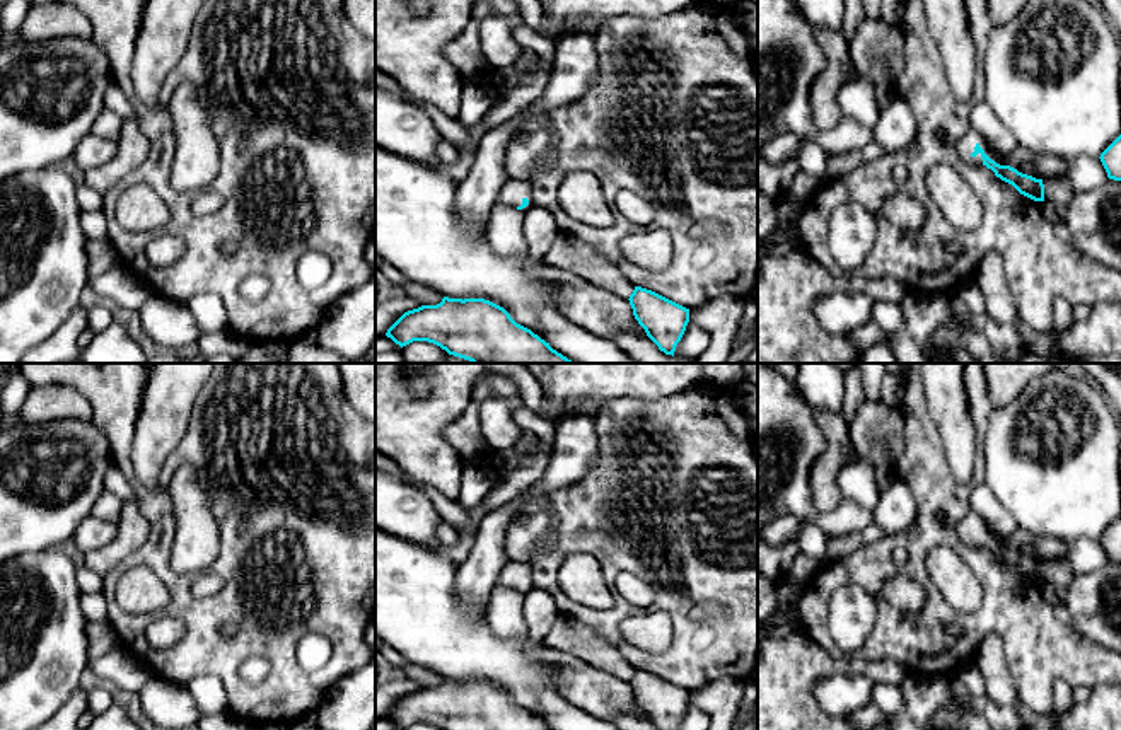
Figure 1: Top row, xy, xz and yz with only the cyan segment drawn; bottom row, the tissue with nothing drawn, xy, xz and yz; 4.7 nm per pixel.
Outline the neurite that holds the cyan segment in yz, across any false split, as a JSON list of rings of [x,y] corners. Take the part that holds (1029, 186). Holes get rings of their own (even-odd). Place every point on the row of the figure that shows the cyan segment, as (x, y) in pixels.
[[[973,126],[966,131],[955,147],[962,160],[974,165],[986,165],[995,172],[996,177],[1012,184],[1020,194],[1034,201],[1044,201],[1043,179],[1022,174],[1010,165],[1000,165],[986,147],[985,138]]]

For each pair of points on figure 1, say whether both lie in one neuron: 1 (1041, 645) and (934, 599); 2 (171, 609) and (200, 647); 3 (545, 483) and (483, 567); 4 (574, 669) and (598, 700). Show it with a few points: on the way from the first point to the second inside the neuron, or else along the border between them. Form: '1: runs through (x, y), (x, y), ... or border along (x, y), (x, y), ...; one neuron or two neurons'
1: runs through (1014, 621), (961, 619); one neuron
2: runs through (183, 613), (200, 630), (200, 635); one neuron
3: runs through (522, 500), (492, 529), (488, 544); one neuron
4: runs through (575, 676), (592, 693); one neuron

